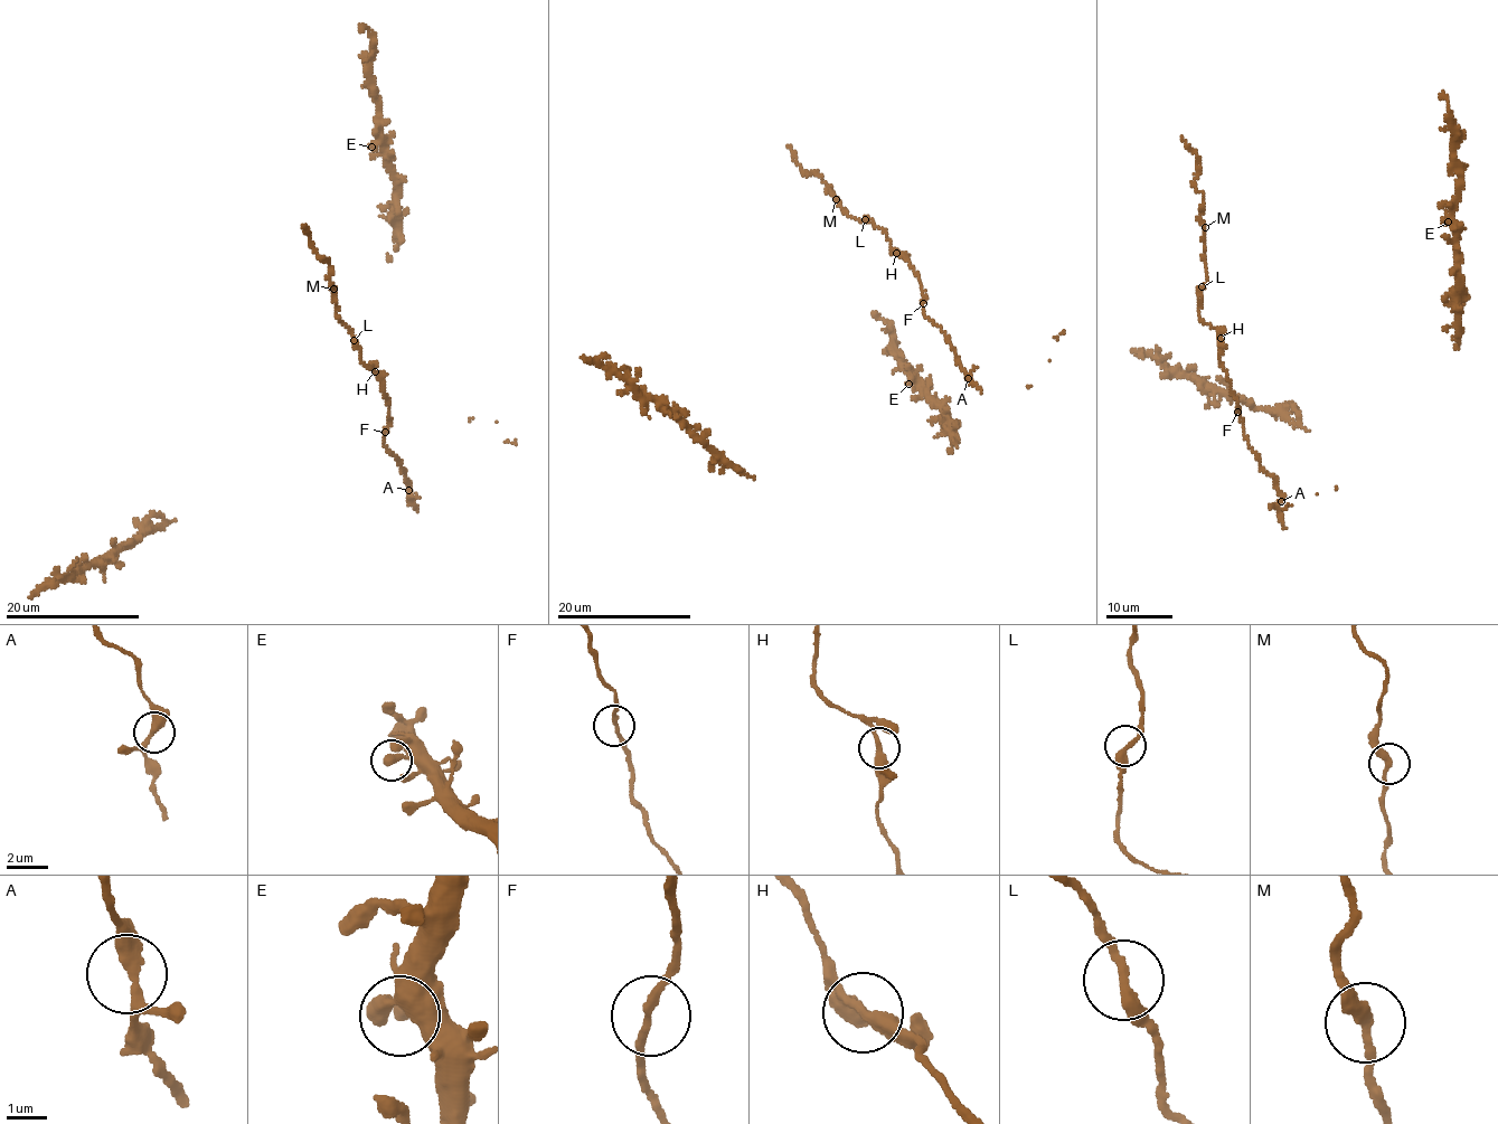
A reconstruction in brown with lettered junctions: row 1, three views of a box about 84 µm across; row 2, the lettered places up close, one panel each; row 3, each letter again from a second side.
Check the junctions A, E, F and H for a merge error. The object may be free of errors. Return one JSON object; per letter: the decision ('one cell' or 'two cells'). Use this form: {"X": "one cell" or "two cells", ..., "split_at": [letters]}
{"A": "one cell", "E": "one cell", "F": "one cell", "H": "one cell", "split_at": []}

